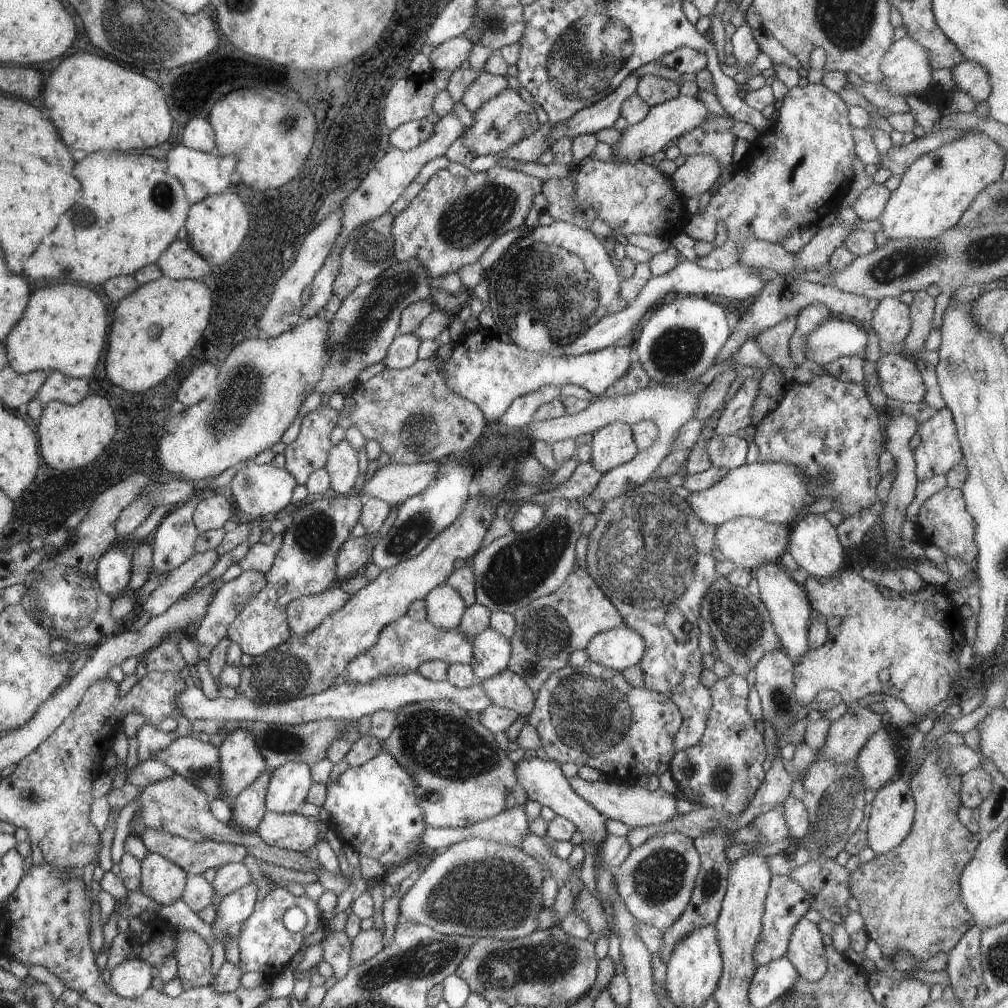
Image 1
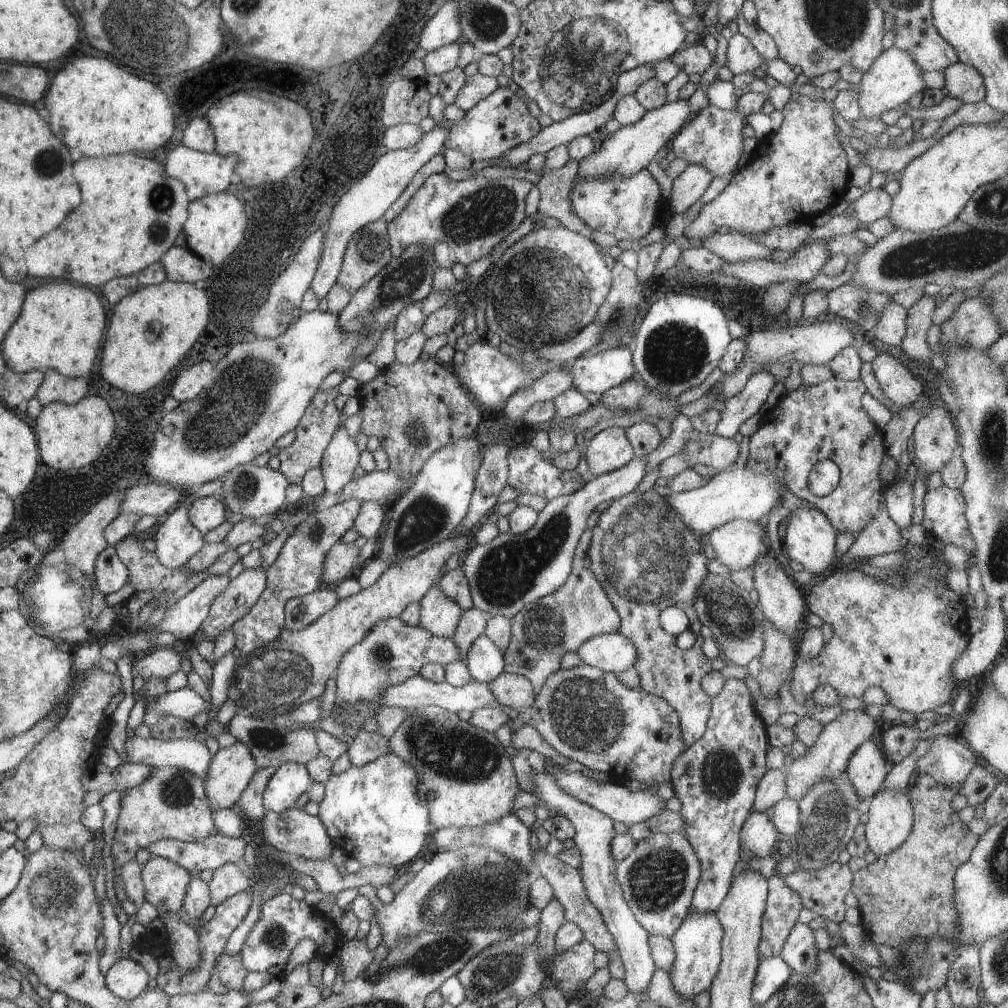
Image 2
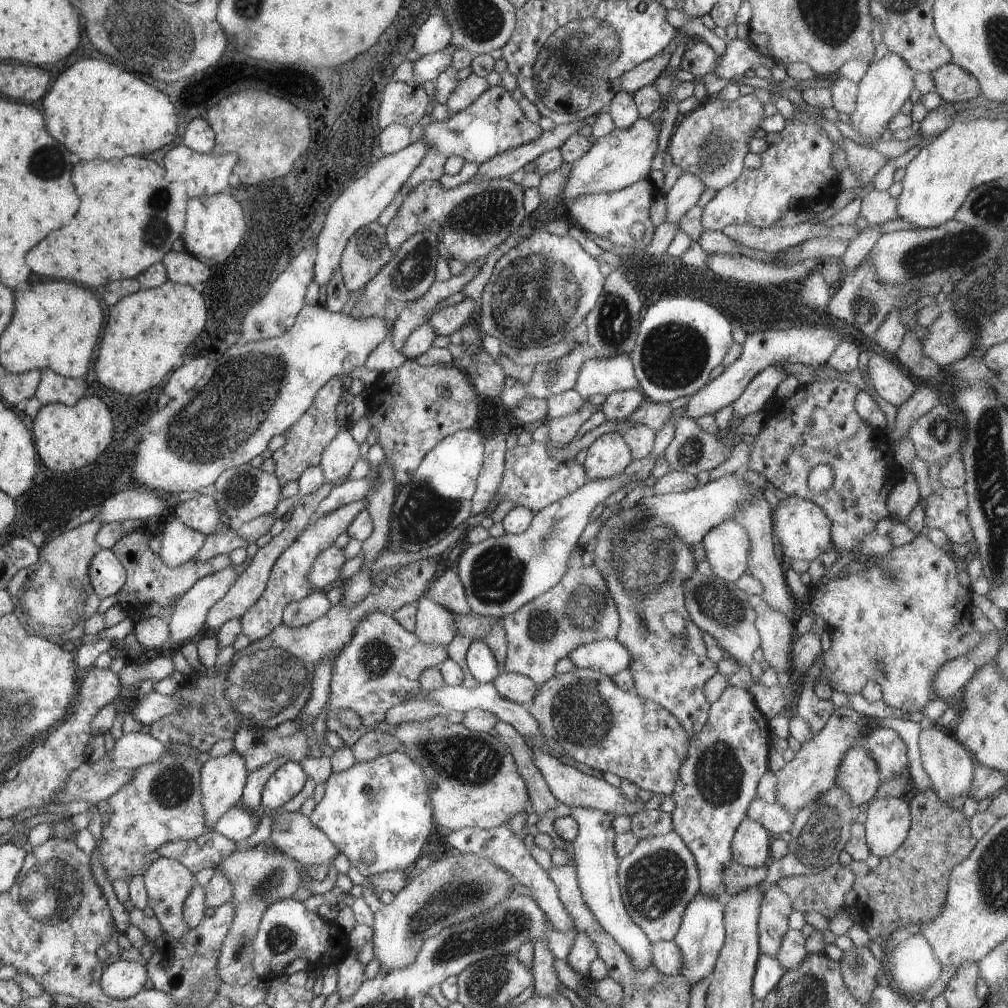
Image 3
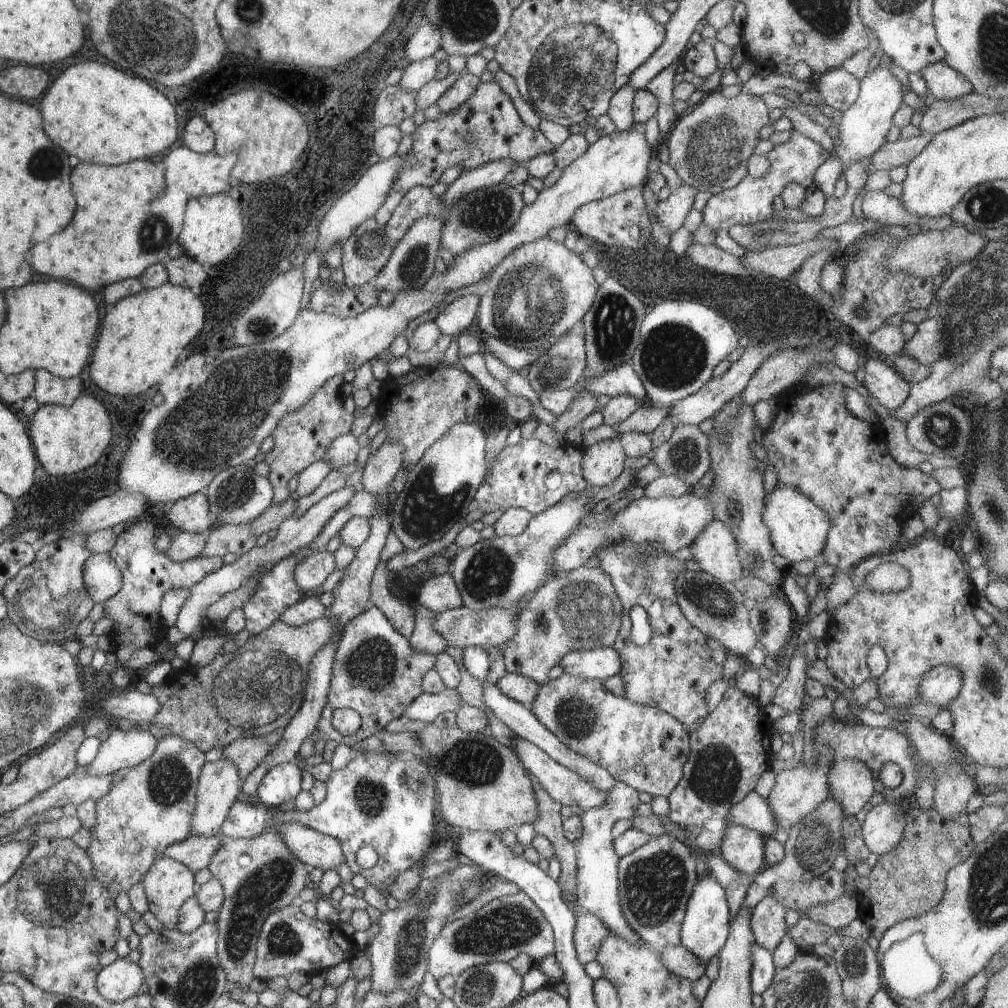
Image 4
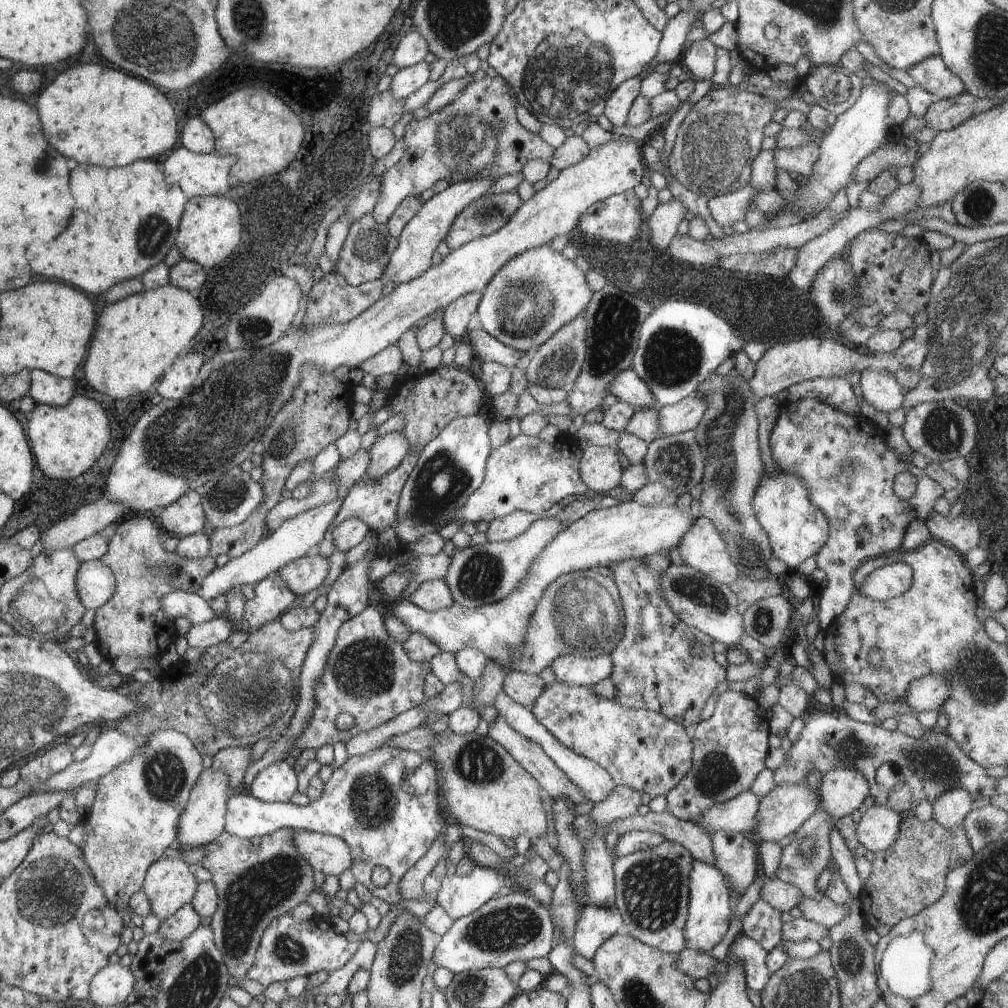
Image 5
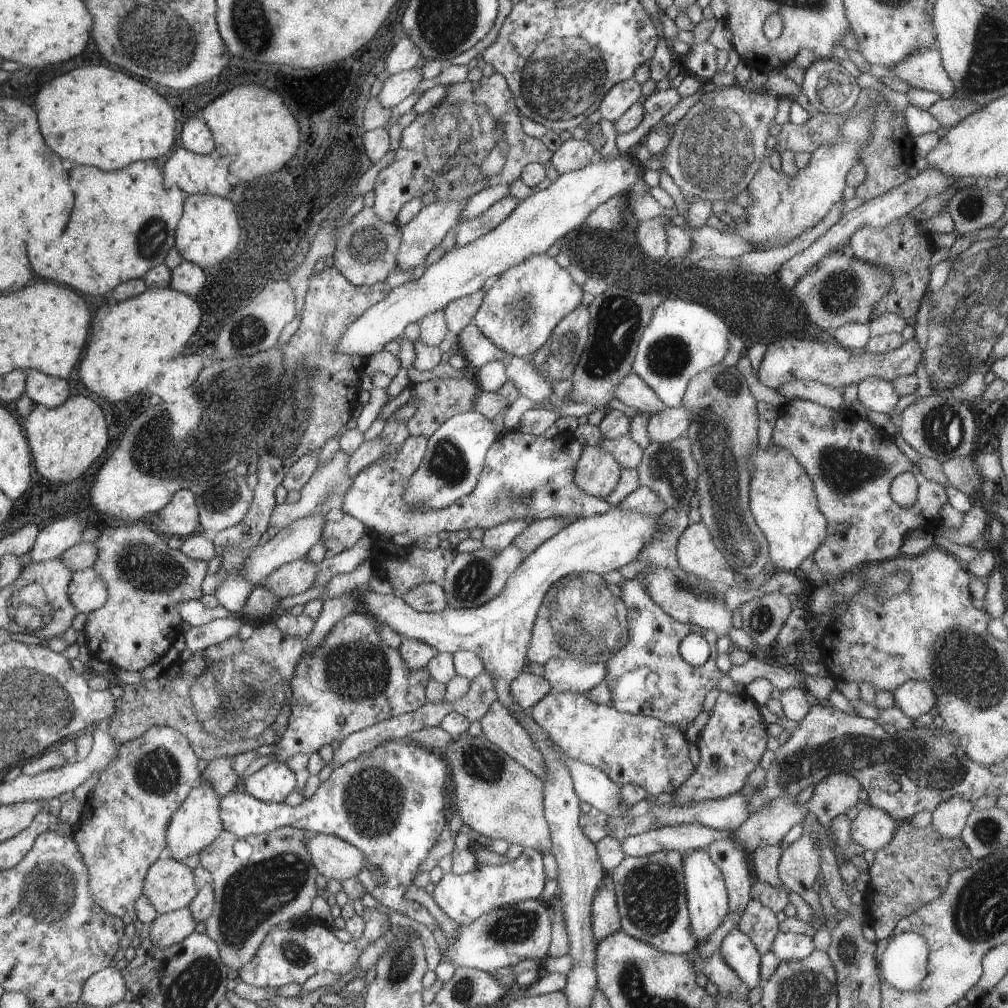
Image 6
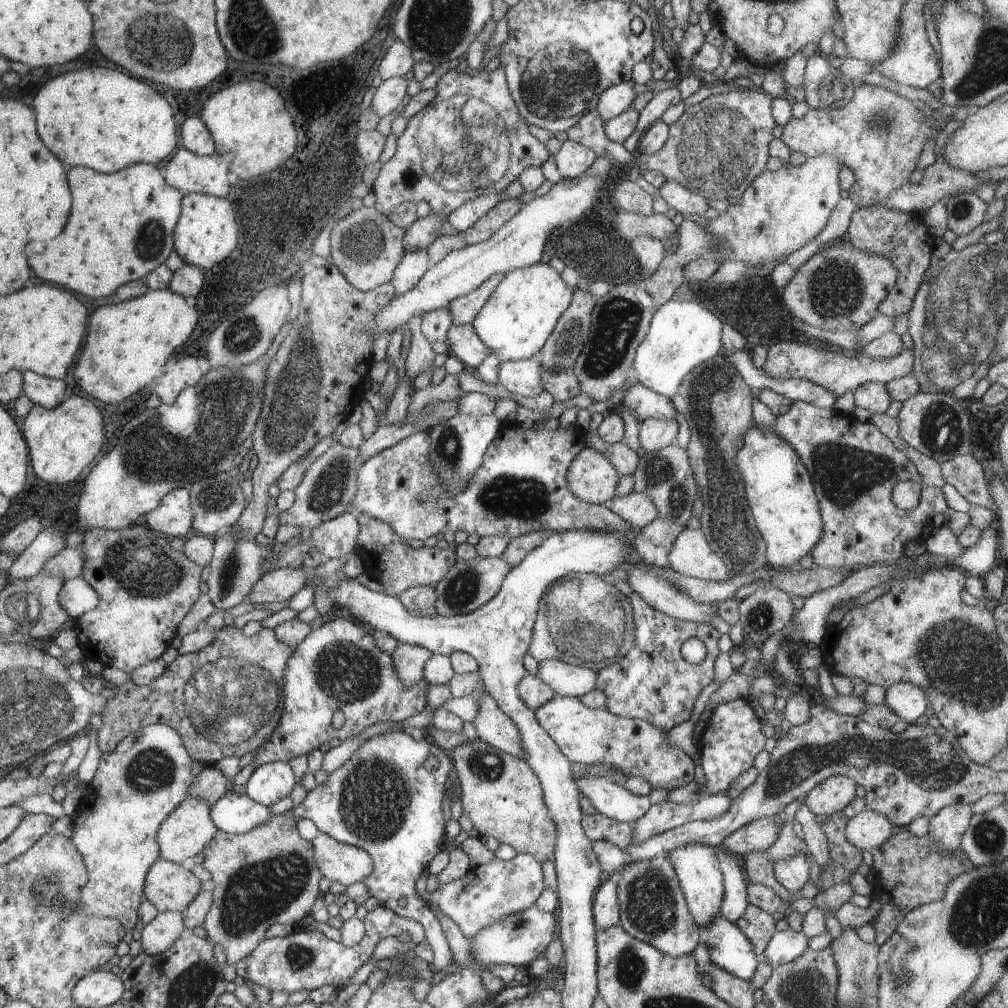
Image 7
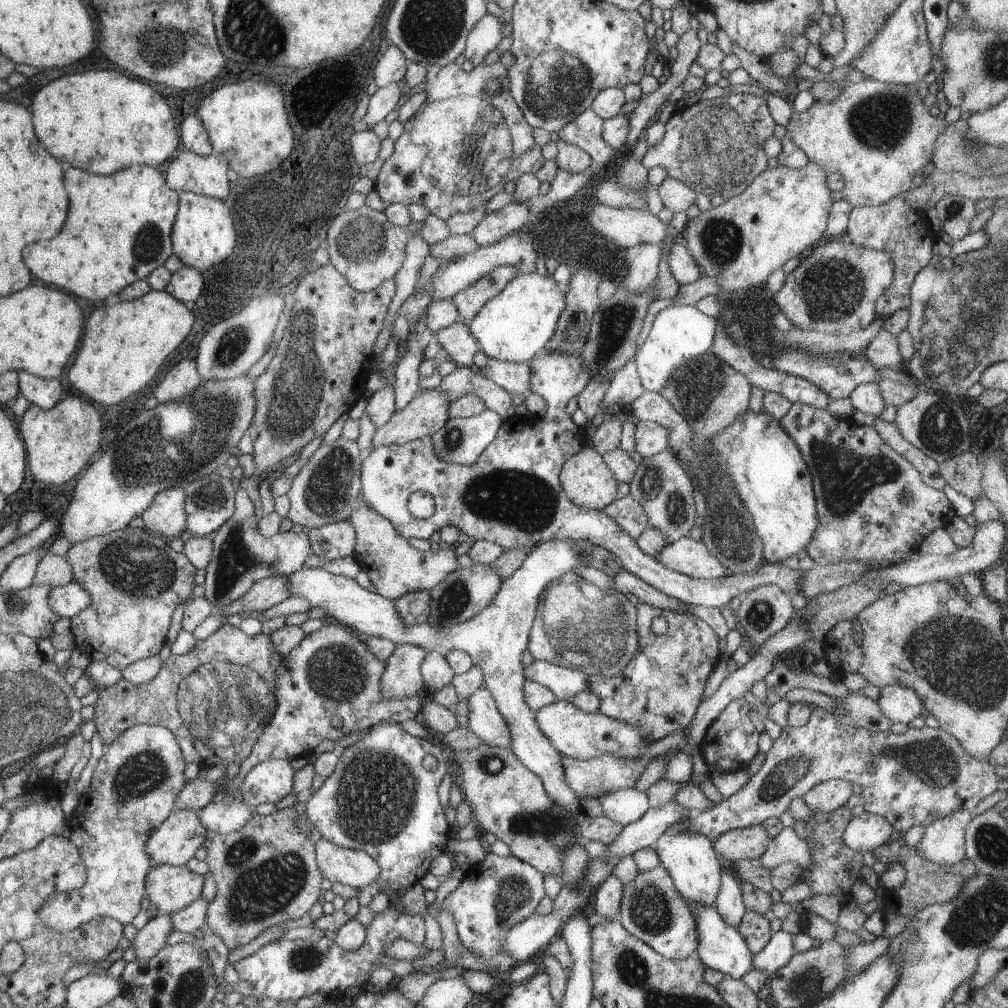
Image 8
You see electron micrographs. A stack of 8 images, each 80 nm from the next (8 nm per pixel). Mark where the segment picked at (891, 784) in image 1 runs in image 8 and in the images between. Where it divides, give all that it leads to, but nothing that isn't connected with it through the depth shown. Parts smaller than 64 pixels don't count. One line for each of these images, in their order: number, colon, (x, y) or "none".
2: (890, 820)
3: (889, 819)
4: (882, 830)
5: (877, 831)
6: (872, 829)
7: (868, 830)
8: (864, 833)

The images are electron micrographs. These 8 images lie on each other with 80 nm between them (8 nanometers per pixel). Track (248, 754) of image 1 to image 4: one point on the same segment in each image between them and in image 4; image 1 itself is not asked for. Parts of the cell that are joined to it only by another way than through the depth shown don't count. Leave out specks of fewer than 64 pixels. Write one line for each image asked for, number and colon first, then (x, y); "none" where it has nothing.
2: (232, 768)
3: (223, 779)
4: (219, 783)

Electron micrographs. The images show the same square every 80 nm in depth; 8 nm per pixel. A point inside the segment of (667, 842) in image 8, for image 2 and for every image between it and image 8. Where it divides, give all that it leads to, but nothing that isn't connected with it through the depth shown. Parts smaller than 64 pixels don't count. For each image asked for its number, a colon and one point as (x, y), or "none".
2: (697, 944)
3: (702, 933)
4: (706, 924)
5: (709, 911)
6: (707, 898)
7: (701, 881)

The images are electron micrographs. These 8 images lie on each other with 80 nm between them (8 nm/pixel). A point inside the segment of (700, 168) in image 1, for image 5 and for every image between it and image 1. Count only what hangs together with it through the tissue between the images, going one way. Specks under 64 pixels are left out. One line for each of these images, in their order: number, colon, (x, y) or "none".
2: (689, 187)
3: (684, 195)
4: (671, 213)
5: (664, 222)

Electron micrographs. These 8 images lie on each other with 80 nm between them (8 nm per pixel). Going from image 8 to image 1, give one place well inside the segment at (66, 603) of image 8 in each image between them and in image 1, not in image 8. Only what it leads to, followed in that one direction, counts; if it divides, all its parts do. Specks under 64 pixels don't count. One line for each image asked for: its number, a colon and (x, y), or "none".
1: (115, 567)
2: (111, 574)
3: (108, 576)
4: (102, 577)
5: (97, 584)
6: (88, 592)
7: (77, 596)

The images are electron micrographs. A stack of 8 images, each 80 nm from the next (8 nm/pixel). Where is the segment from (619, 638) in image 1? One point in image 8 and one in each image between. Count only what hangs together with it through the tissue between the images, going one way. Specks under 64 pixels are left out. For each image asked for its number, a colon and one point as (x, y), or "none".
2: (614, 653)
3: (605, 655)
4: (603, 662)
5: (585, 670)
6: (563, 674)
7: (566, 679)
8: (565, 683)

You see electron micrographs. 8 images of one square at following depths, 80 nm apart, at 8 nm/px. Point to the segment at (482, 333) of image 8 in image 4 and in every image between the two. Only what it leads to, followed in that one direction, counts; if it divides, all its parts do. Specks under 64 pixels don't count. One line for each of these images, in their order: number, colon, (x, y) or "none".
4: (541, 289)
5: (537, 292)
6: (527, 302)
7: (517, 321)

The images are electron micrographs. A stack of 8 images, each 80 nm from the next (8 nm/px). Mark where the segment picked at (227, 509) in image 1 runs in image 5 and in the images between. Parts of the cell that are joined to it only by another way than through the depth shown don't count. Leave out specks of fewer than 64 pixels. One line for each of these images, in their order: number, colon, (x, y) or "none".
2: (207, 513)
3: (201, 513)
4: (192, 514)
5: (186, 516)

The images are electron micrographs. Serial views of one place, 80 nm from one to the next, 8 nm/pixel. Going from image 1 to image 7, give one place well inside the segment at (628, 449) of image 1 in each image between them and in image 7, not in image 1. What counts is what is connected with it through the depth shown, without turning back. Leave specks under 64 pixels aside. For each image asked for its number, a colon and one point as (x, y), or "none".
2: (609, 450)
3: (608, 456)
4: (603, 462)
5: (600, 469)
6: (597, 472)
7: (592, 477)

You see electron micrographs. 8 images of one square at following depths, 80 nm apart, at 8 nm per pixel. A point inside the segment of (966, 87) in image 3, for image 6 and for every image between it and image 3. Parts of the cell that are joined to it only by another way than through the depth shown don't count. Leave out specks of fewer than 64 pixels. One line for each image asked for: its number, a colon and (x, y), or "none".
4: (943, 82)
5: (932, 75)
6: (923, 70)

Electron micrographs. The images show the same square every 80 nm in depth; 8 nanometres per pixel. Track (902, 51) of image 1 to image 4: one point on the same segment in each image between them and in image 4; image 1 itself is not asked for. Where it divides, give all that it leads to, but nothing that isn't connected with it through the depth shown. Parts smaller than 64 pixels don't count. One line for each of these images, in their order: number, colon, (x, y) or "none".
2: (895, 77)
3: (889, 82)
4: (864, 126)

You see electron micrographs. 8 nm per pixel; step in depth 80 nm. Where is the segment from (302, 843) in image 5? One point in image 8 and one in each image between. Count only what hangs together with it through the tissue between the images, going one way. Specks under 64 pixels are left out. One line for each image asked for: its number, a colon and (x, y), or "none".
6: (335, 859)
7: (339, 862)
8: (354, 868)

